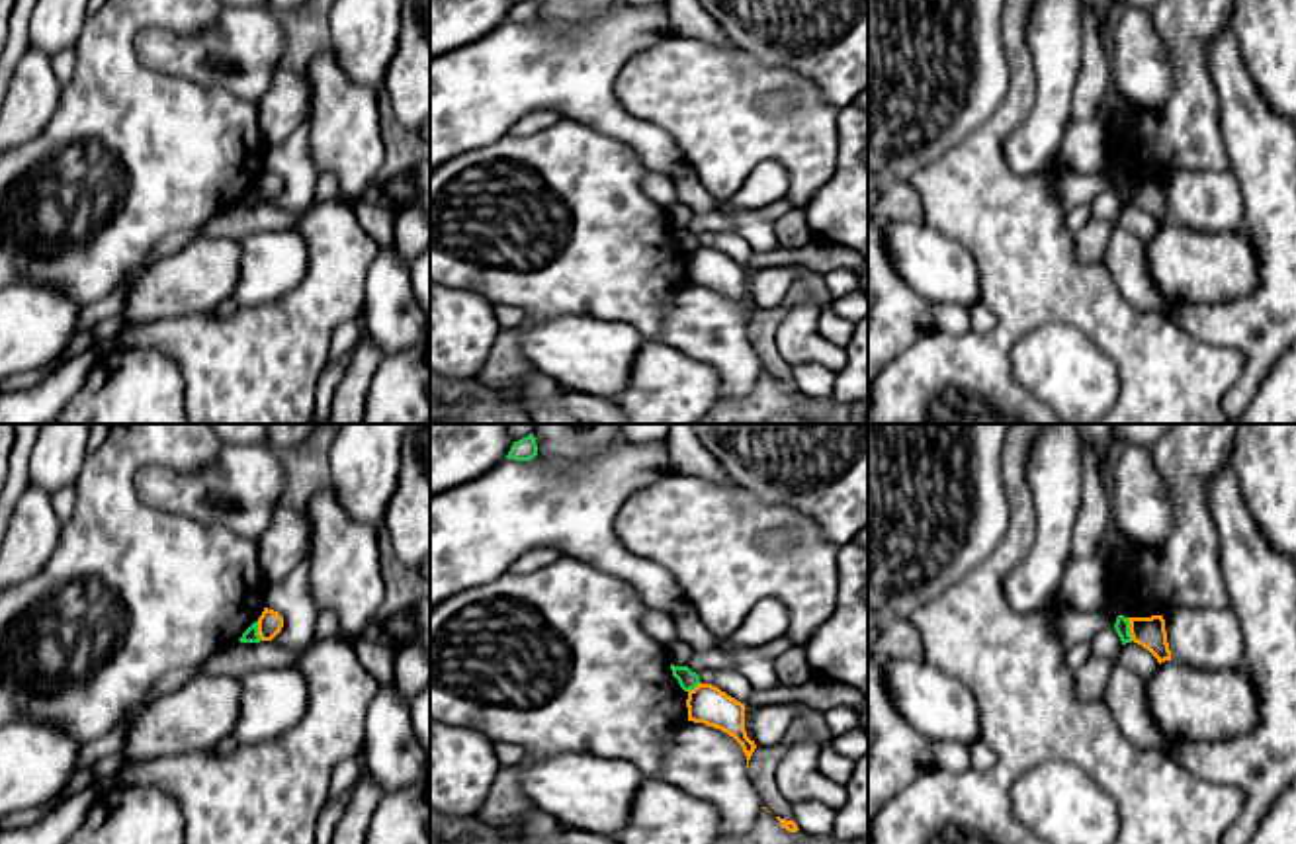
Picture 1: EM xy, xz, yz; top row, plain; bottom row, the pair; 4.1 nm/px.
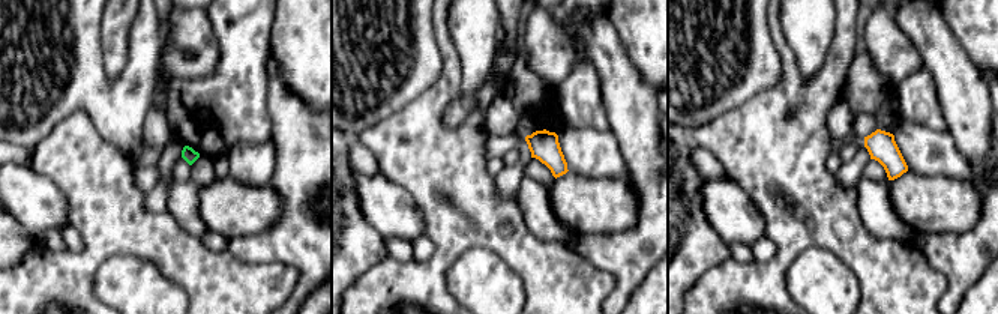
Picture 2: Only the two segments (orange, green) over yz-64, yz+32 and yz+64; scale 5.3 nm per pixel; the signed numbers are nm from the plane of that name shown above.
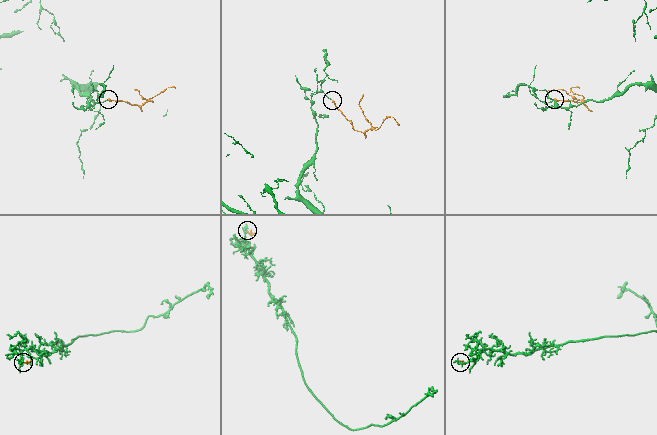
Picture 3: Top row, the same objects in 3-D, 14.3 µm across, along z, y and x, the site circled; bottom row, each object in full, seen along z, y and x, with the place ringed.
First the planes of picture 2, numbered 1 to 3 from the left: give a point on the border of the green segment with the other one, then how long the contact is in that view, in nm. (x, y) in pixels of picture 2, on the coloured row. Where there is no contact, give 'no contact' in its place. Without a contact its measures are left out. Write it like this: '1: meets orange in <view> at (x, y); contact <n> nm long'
1: no contact
2: no contact
3: no contact

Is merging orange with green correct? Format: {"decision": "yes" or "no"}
{"decision": "no"}

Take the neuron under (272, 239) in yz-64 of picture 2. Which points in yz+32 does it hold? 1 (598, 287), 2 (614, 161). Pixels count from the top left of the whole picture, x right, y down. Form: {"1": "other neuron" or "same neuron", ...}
{"1": "other neuron", "2": "other neuron"}

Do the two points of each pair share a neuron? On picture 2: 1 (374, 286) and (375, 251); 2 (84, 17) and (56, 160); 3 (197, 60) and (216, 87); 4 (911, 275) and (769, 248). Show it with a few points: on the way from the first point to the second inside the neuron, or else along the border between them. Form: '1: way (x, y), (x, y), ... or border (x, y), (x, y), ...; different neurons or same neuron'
1: border (387, 256), (369, 266), (348, 286); different neurons
2: border (98, 129), (83, 111), (72, 111), (39, 140); different neurons
3: border (218, 42), (218, 65), (212, 74), (173, 77); different neurons
4: border (764, 235), (775, 253), (754, 262); different neurons

